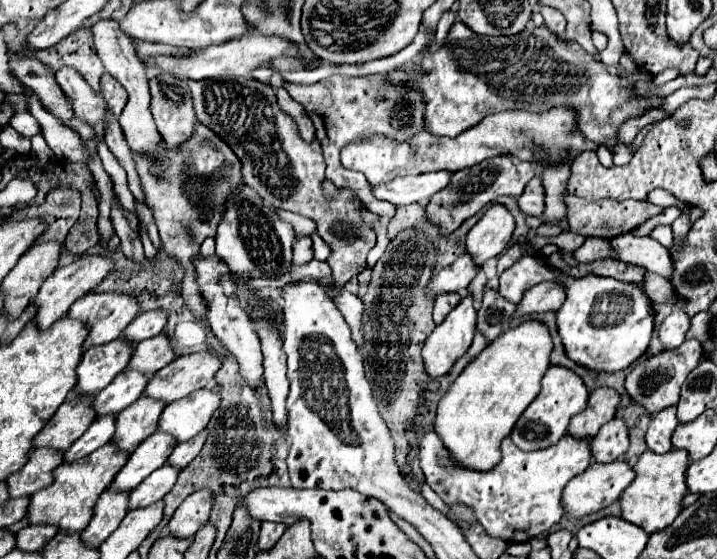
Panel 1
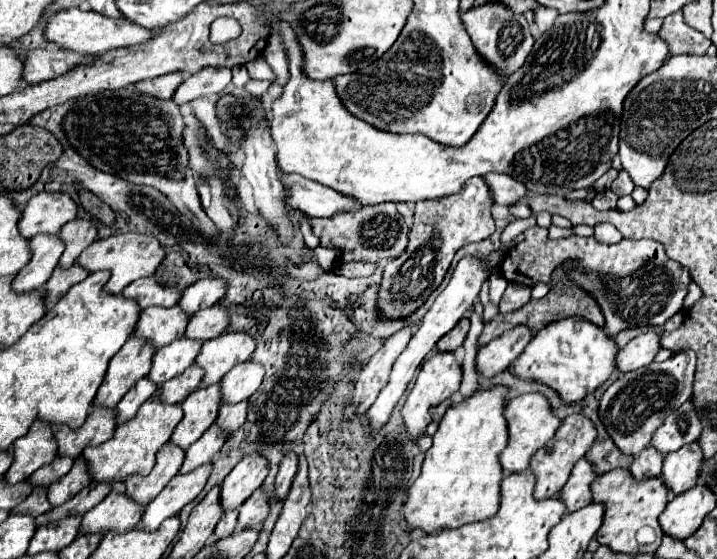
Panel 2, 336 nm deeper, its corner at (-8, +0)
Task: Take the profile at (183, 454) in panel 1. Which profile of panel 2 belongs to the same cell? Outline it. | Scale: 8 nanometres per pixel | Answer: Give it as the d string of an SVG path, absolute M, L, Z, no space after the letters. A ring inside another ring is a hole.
M239 402L239 404L235 404L235 406L221 406L215 424L217 424L223 432L229 434L229 432L237 430L239 426L243 426L245 414L247 414L247 402Z

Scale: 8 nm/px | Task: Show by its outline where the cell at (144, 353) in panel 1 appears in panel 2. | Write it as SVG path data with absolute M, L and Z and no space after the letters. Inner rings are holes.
M215 304L207 310L199 310L189 318L189 324L185 328L185 338L207 342L215 336L219 336L229 324L229 312L225 306Z

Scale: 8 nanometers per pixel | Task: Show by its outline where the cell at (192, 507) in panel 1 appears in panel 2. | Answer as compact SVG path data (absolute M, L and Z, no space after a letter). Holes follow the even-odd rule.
M247 454L221 484L221 508L223 512L239 508L265 480L267 460L259 454Z

